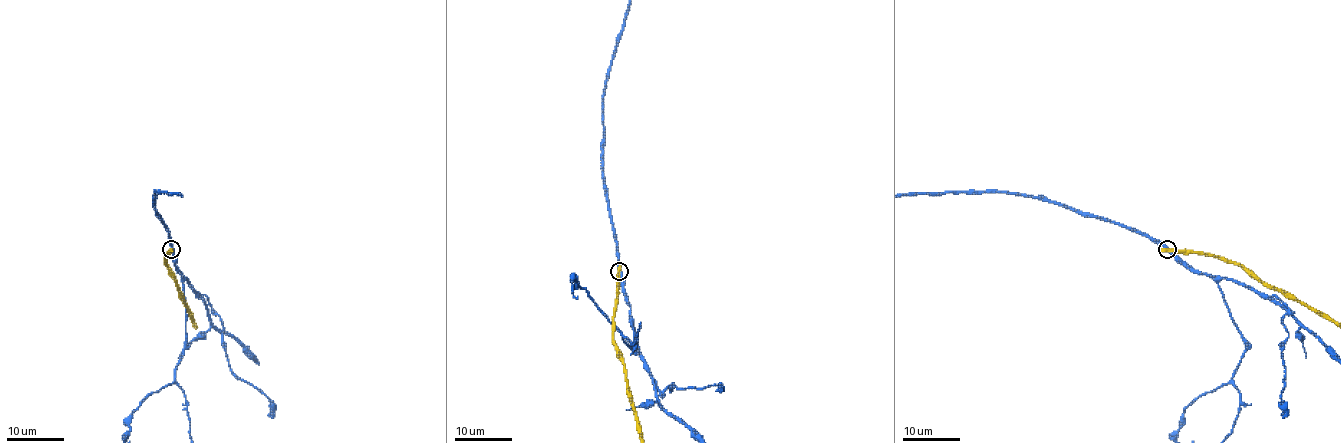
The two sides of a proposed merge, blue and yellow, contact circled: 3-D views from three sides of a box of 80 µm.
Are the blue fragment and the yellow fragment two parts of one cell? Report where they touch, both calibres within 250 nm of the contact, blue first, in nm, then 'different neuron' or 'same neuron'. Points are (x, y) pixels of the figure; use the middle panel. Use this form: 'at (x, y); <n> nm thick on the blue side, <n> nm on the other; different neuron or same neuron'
at (619, 271); 380 nm thick on the blue side, 600 nm on the other; different neuron

